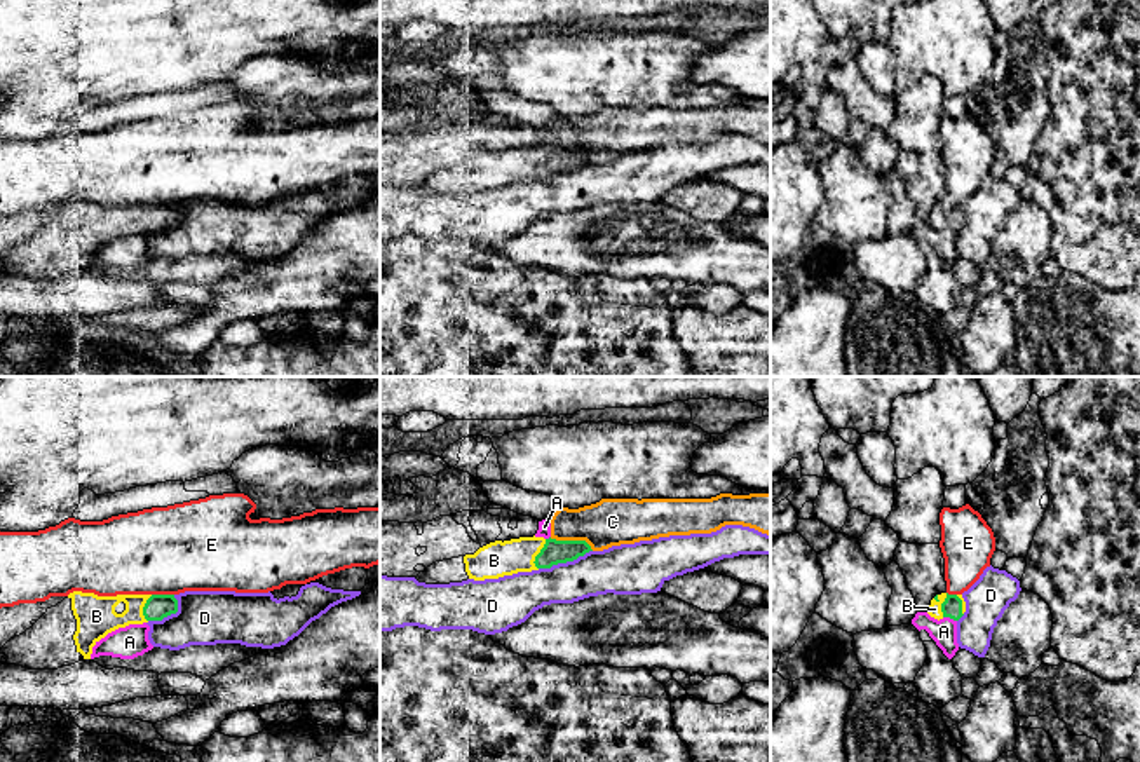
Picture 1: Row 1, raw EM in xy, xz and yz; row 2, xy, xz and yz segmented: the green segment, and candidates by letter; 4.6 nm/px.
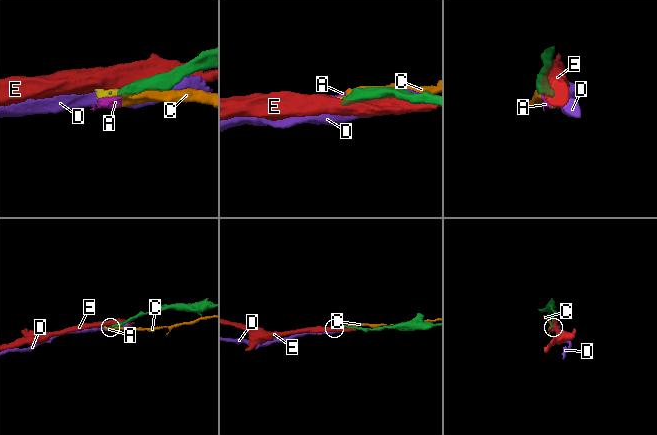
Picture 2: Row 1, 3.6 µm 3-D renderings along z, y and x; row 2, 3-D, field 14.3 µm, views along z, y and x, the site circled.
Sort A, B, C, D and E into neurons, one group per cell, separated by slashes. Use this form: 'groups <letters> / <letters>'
groups A C / B / D / E

